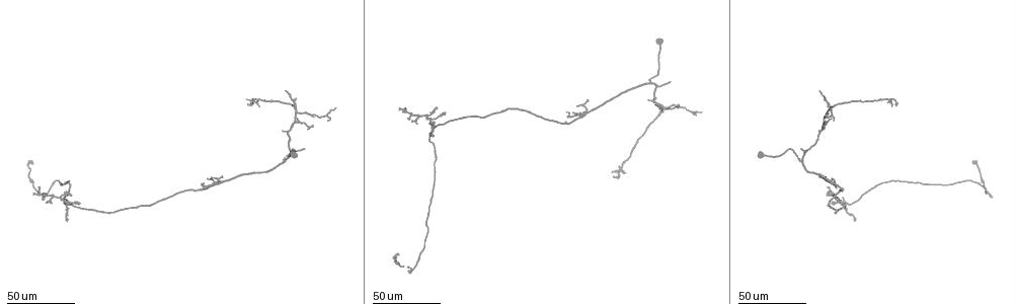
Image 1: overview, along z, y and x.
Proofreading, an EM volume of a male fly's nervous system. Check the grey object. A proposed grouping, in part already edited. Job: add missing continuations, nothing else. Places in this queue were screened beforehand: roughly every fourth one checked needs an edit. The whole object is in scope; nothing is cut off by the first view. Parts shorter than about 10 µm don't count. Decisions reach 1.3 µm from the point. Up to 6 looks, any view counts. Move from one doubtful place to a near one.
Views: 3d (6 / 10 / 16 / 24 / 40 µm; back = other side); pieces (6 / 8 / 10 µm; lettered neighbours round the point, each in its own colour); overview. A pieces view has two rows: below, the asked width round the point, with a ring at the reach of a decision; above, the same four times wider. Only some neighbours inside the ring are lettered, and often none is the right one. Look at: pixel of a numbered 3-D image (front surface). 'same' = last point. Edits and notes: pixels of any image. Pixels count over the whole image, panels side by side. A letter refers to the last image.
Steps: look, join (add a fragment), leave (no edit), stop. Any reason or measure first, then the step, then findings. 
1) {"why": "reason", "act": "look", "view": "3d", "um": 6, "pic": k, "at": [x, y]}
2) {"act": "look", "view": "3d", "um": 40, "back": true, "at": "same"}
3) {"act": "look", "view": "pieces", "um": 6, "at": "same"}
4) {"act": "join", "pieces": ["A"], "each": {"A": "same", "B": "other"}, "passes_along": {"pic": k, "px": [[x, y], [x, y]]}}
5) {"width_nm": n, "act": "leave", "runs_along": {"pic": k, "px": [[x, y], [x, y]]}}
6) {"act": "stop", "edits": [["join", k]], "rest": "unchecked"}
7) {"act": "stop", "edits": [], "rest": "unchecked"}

{"why": "end of a long branch", "act": "look", "view": "3d", "um": 40, "pic": 1, "at": [65, 220]}

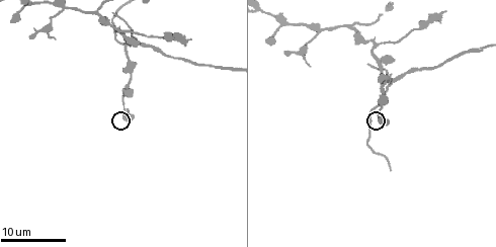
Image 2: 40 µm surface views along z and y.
{"act": "look", "view": "pieces", "um": 8, "pic": 2, "at": [128, 120]}

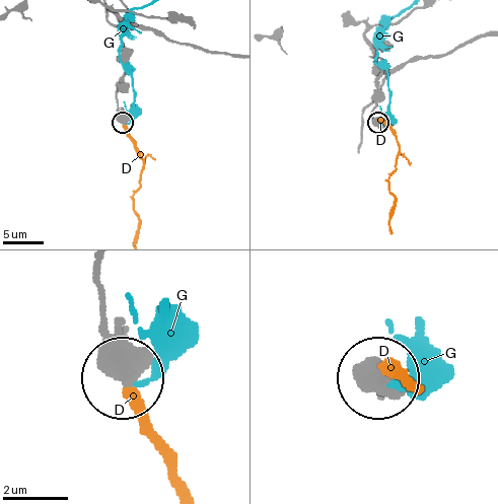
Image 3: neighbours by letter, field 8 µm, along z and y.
{"act": "leave", "each": {"D": "other", "G": "other"}, "runs_along": {"pic": 3, "px": [[99, 267], [118, 379]]}, "found": "none of them fits"}

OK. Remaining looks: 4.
{"why": "branch stops here", "act": "look", "view": "3d", "um": 16, "pic": 2, "at": [367, 66]}

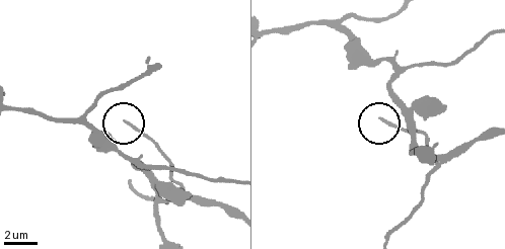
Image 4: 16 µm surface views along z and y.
{"why": "see the neighbours", "act": "look", "view": "pieces", "um": 10, "pic": 4, "at": [384, 118]}

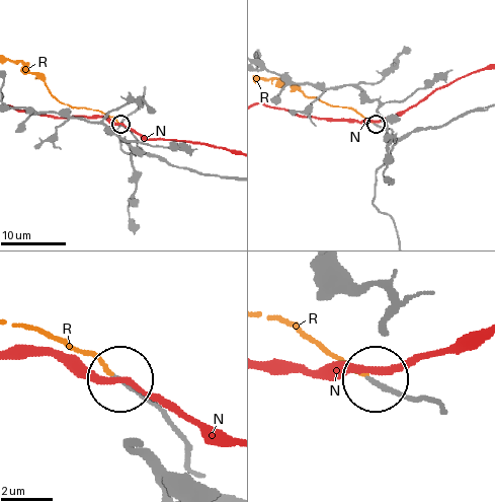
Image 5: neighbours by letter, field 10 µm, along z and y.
{"act": "join", "pieces": ["R"], "each": {"N": "other", "R": "same"}, "passes_along": {"pic": 5, "px": [[390, 129], [348, 108], [324, 103], [282, 83]]}, "found": "the neuron continues"}

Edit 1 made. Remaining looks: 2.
{"act": "stop", "edits": [["join", 5]], "rest": "unchecked"}

